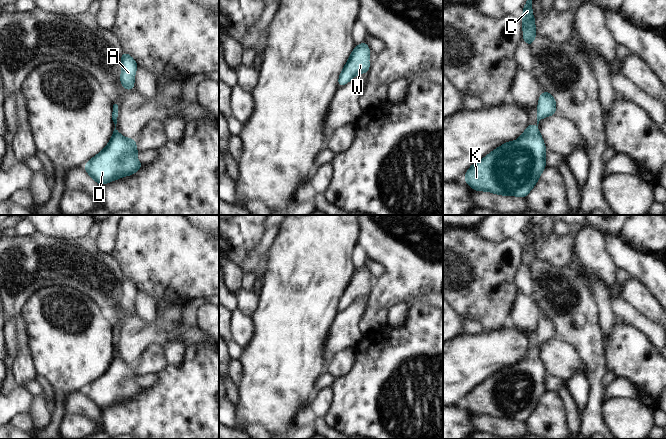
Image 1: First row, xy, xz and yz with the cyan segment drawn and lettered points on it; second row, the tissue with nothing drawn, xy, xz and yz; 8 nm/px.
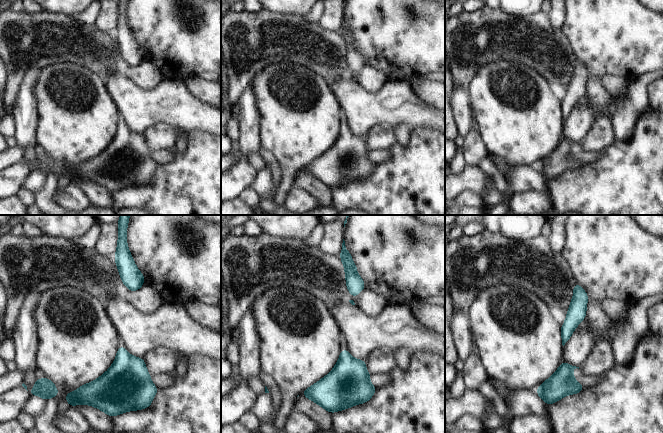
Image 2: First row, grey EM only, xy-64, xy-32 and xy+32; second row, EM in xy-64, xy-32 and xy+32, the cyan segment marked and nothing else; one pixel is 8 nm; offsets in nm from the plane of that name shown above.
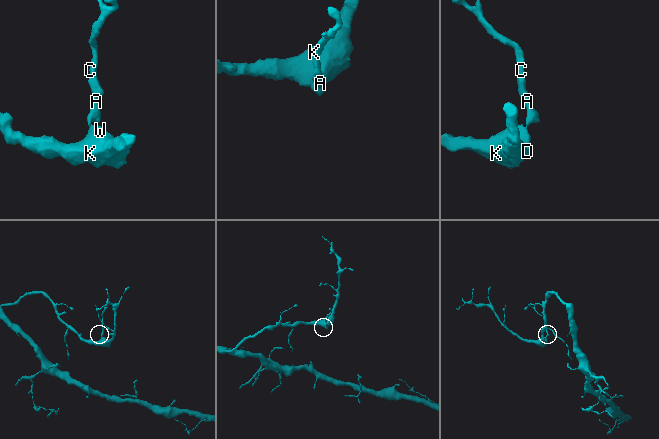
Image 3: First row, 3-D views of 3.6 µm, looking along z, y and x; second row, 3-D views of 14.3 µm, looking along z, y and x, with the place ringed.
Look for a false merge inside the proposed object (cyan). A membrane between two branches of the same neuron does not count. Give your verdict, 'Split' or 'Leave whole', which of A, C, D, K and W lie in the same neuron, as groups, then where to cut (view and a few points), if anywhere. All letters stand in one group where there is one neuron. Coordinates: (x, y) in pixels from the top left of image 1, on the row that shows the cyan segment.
Leave whole. Groups: A C D K W. No split.

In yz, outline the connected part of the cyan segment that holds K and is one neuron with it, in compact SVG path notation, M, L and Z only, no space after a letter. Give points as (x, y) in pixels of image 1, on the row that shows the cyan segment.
M544 90L539 96L537 106L537 125L528 124L525 132L517 141L505 142L501 147L494 149L483 159L475 162L466 172L464 181L476 191L490 191L497 195L514 195L525 198L535 186L545 164L546 147L538 130L539 121L556 113L556 101L553 96Z

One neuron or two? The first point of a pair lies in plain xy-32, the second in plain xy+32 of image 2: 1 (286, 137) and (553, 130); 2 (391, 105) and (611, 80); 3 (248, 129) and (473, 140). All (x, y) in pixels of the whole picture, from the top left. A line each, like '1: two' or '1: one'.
1: one
2: two
3: one

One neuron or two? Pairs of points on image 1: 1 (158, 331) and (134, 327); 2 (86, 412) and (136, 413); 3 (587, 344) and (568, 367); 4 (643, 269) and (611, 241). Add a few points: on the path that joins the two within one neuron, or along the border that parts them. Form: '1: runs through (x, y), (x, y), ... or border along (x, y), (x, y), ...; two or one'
1: runs through (152, 330), (140, 330); one
2: border along (100, 409), (102, 428); two
3: border along (560, 340), (569, 342), (574, 347), (587, 375); two
4: runs through (635, 262), (619, 249); one

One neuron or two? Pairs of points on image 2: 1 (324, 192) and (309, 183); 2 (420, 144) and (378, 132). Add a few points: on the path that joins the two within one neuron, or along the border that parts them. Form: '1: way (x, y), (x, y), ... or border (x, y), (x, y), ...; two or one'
1: way (320, 192), (313, 187); one
2: border (396, 143), (388, 150); two

